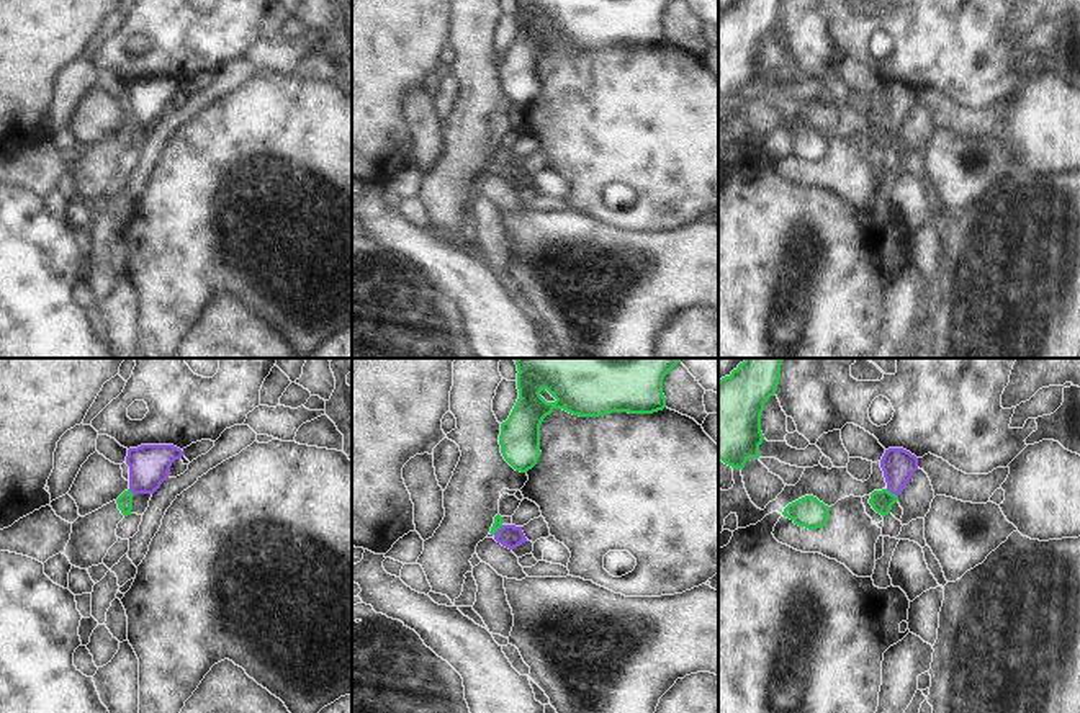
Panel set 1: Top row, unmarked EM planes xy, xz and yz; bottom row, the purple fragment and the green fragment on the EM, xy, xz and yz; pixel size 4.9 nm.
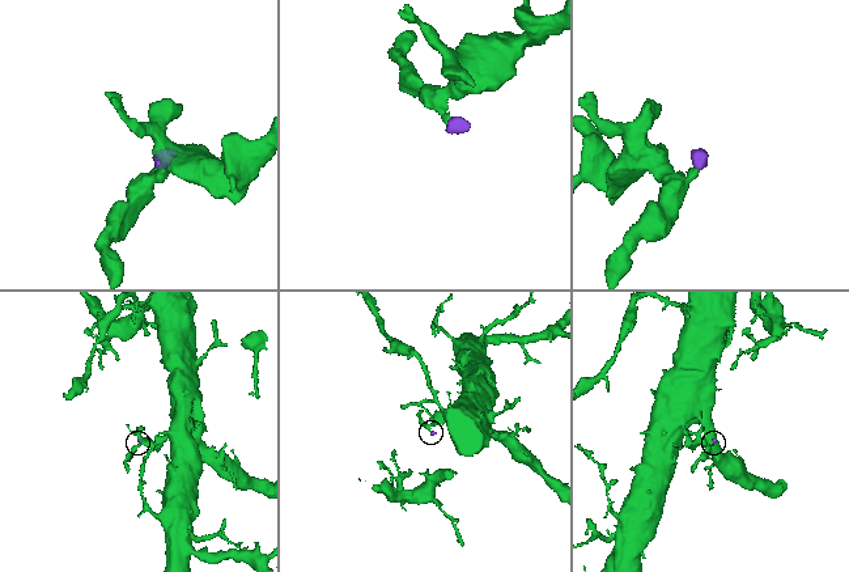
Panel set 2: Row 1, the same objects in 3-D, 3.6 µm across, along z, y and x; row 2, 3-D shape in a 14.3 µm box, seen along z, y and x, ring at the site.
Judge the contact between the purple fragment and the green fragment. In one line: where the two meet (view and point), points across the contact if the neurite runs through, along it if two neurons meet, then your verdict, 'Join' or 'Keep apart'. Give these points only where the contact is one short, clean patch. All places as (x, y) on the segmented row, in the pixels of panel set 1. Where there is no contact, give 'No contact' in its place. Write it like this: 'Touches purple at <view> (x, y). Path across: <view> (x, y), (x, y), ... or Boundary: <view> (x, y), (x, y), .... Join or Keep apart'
Touches purple at yz (892, 493). Path across: yz (899, 465), (892, 493), (881, 501). Join.

